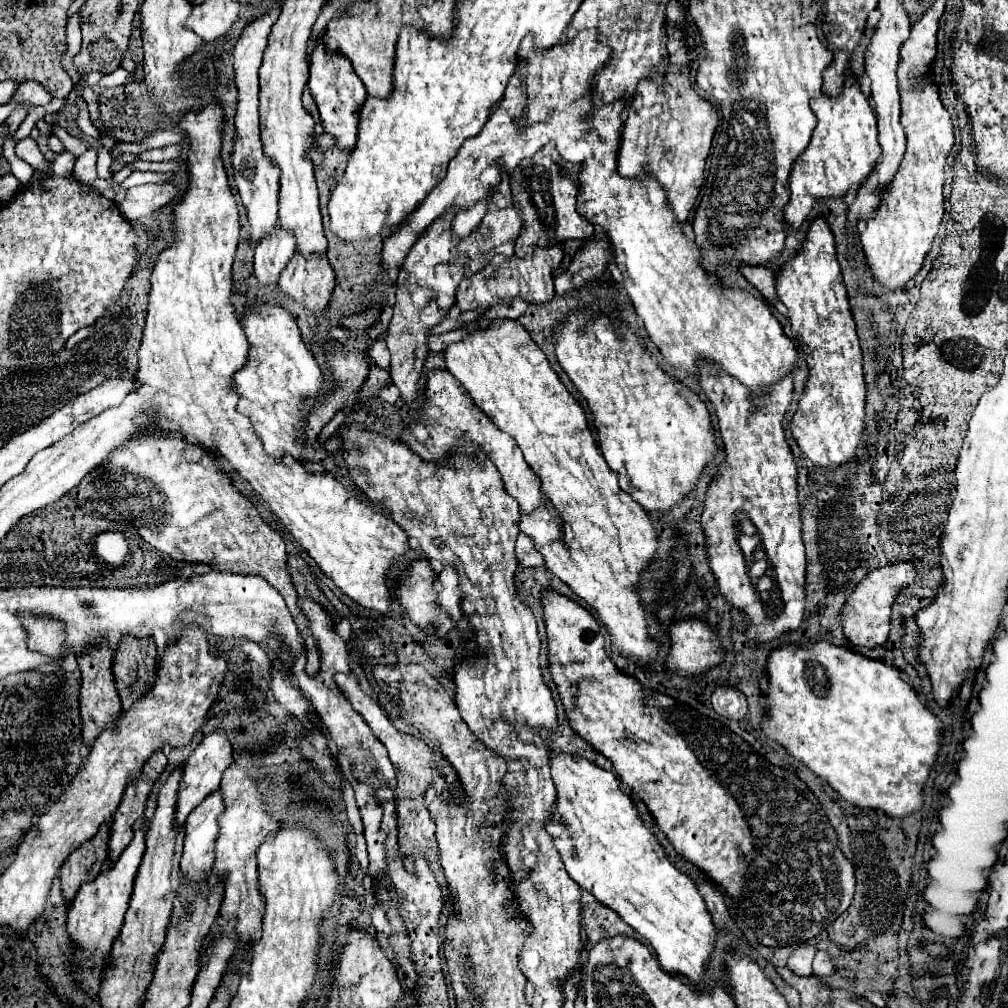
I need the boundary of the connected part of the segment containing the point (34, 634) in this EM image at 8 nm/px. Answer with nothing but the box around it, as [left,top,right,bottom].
[22,614,64,658]

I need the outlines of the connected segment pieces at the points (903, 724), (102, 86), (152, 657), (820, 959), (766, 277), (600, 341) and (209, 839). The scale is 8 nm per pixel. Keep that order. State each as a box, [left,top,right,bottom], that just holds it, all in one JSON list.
[[762,642,944,818],[96,66,131,90],[114,650,156,710],[814,950,834,974],[740,266,778,304],[554,310,718,514],[180,788,224,880]]

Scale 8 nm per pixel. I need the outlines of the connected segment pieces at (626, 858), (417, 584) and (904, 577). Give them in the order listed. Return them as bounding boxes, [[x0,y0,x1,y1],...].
[[548,752,716,988],[398,562,440,630],[842,562,916,648]]

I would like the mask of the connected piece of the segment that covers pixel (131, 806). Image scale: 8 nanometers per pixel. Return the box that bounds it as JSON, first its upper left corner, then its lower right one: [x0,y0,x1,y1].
[110,748,166,860]

